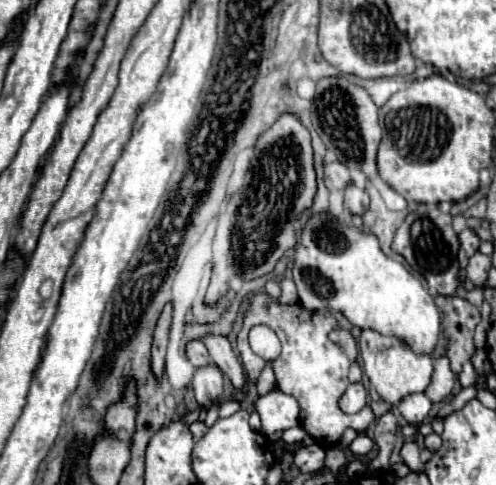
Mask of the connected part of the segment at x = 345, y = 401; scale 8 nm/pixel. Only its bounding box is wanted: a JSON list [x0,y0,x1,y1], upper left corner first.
[340,383,368,413]

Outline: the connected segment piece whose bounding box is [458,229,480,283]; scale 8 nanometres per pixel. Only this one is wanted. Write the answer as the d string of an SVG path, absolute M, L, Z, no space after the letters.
M466 229L460 233L460 249L458 249L458 259L460 259L460 273L458 273L458 279L460 283L466 281L466 261L478 251L478 245L480 245L480 239L476 237L476 233L472 229Z

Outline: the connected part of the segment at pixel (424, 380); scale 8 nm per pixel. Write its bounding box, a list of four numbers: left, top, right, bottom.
[358,329,432,405]

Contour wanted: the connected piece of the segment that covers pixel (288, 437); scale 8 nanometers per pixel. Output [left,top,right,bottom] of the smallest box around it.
[282,425,306,445]

